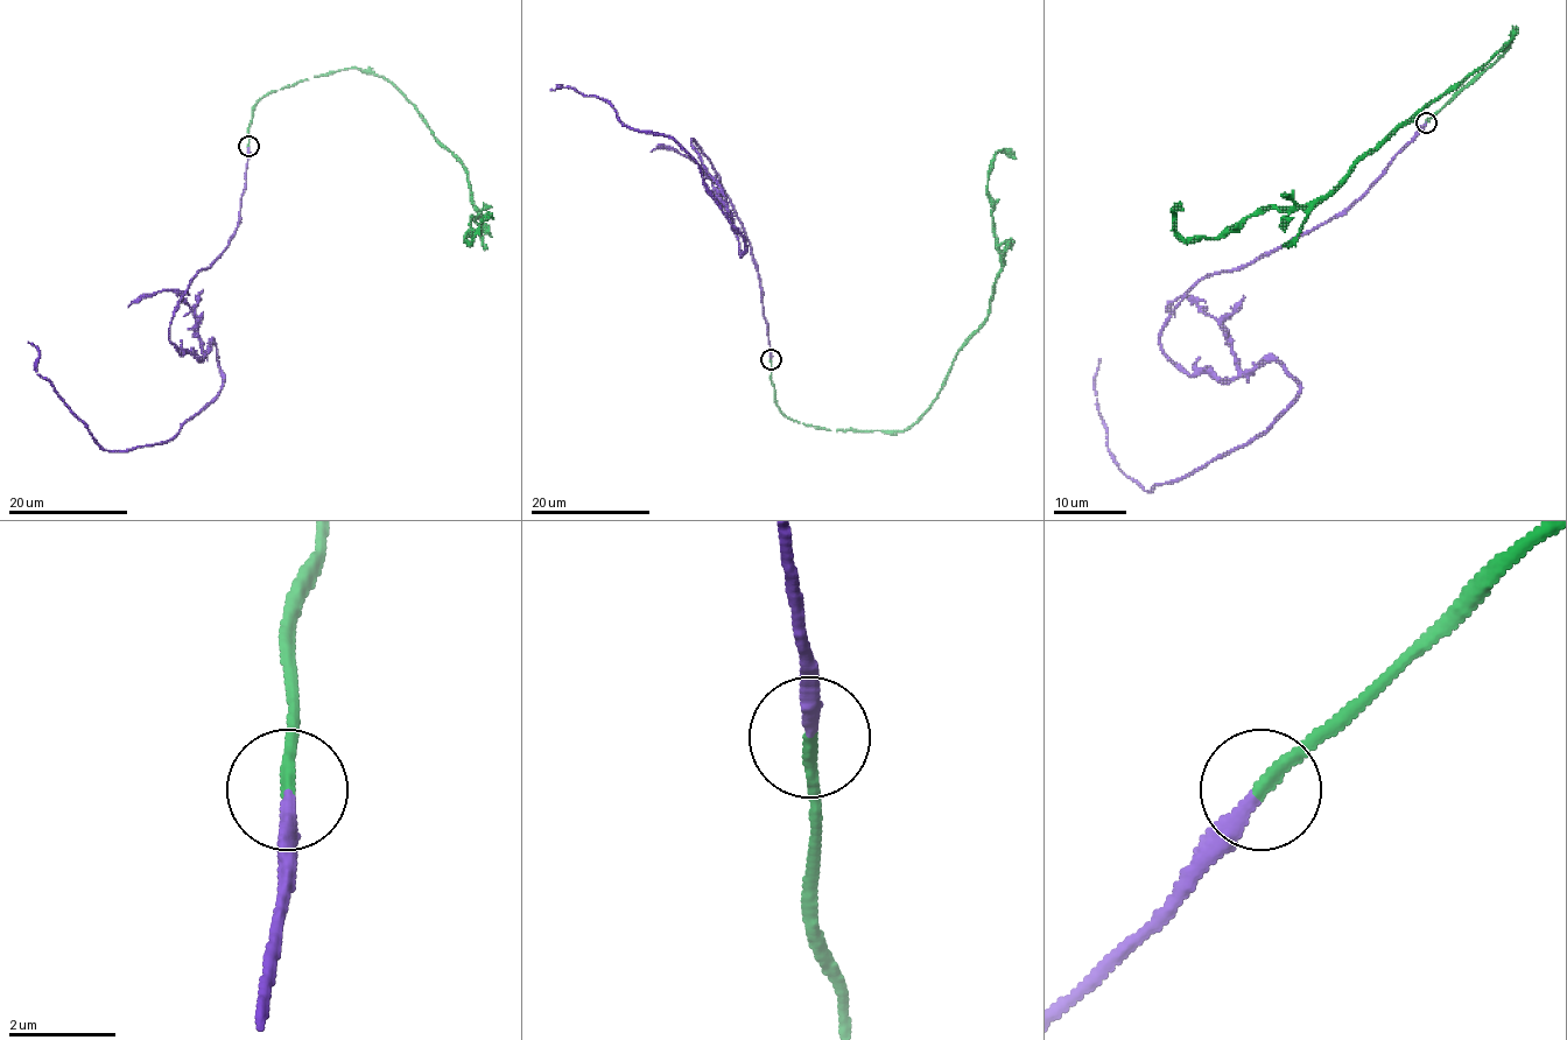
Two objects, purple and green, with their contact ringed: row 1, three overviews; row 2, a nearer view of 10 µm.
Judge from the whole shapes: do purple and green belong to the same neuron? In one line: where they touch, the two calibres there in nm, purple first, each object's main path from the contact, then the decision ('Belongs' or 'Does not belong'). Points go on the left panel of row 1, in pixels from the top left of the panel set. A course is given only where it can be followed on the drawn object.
Place: (248, 146). Thickness 280 nm (purple) against 240 nm. Course of purple: (248, 146), (238, 226), (171, 318), (182, 355), (213, 343), (222, 390), (178, 433), (105, 450), (28, 342). Course of green: (248, 146), (252, 111), (265, 95), (360, 68), (407, 98), (462, 163), (478, 213), (465, 241), (493, 219). Belongs

